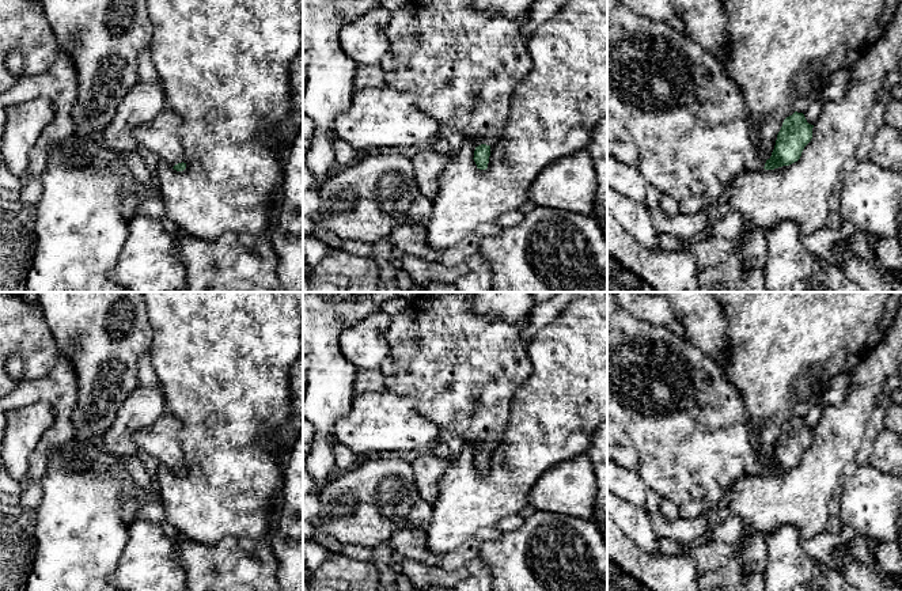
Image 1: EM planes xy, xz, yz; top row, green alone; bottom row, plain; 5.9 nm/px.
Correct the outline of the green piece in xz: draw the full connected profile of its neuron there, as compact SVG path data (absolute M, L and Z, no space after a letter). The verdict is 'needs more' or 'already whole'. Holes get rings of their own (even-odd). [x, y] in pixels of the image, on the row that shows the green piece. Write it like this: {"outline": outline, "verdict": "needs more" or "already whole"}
{"outline": "M408 0L393 11L386 27L389 50L380 61L386 86L408 92L425 115L440 128L458 130L475 144L474 162L477 168L486 170L490 144L504 130L519 83L533 69L527 49L527 38L522 35L522 24L516 19L488 11L473 10L469 0Z", "verdict": "needs more"}

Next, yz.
{"outline": "M607 0L607 155L638 170L649 185L659 189L662 194L668 194L678 204L678 212L696 215L715 204L721 205L736 177L762 168L774 170L797 162L804 147L812 139L812 128L814 125L807 122L803 113L795 111L792 115L787 117L777 135L772 156L766 159L754 140L753 121L747 113L743 94L734 79L724 72L721 62L686 34L670 27L667 22L657 22L641 16L625 7L619 0Z", "verdict": "needs more"}

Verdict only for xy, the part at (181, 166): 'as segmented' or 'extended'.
extended

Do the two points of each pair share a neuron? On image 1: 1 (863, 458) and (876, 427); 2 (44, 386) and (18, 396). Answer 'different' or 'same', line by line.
1: same
2: same

